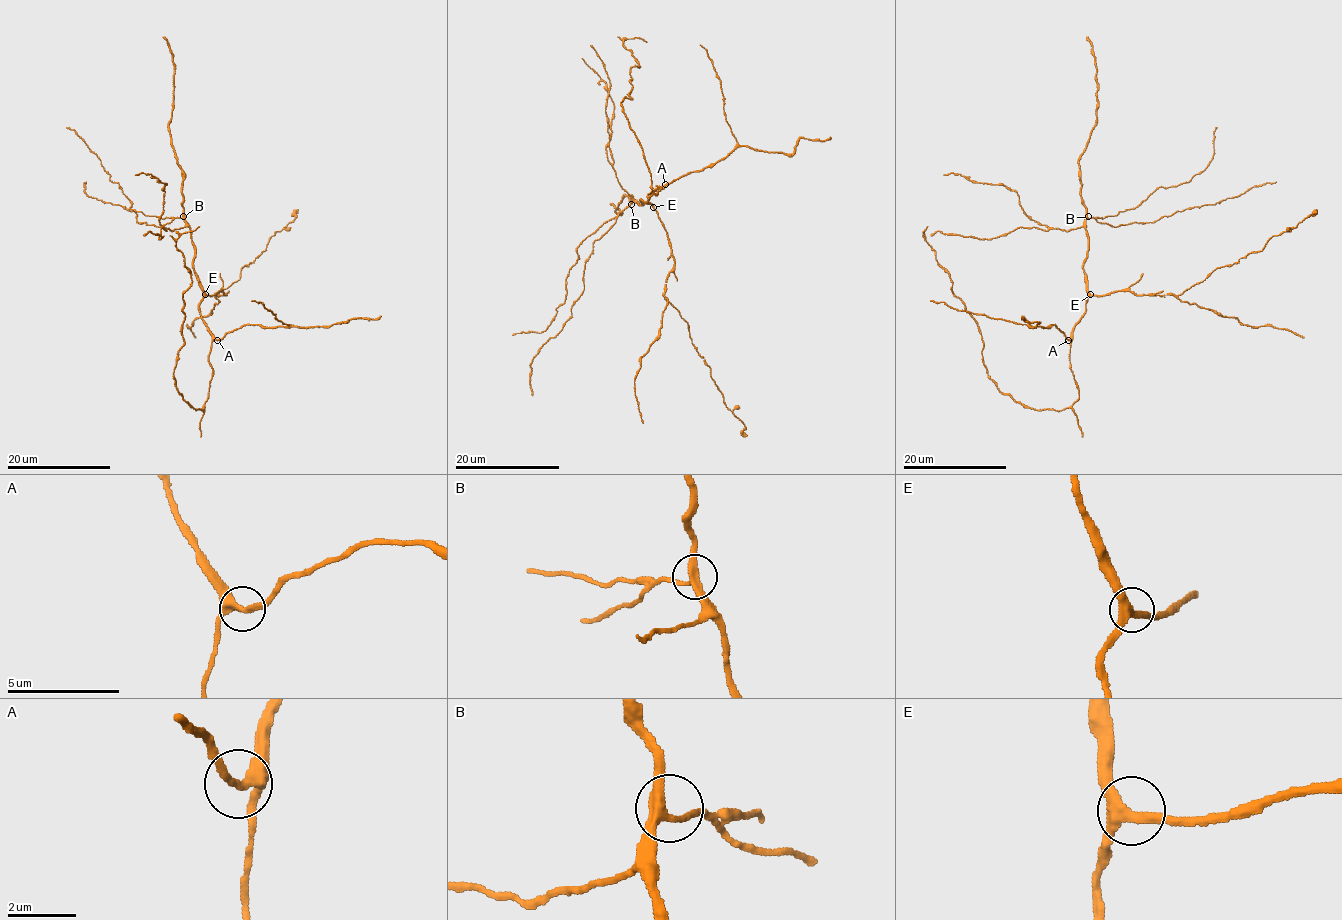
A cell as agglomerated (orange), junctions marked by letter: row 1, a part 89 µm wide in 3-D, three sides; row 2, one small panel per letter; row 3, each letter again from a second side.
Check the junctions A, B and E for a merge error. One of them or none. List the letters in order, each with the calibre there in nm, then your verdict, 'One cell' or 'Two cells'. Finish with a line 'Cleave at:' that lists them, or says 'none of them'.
A: Thickness 280 nm. One cell
B: Thickness 300 nm. One cell
E: Thickness 300 nm. One cell
Cleave at: none of them

